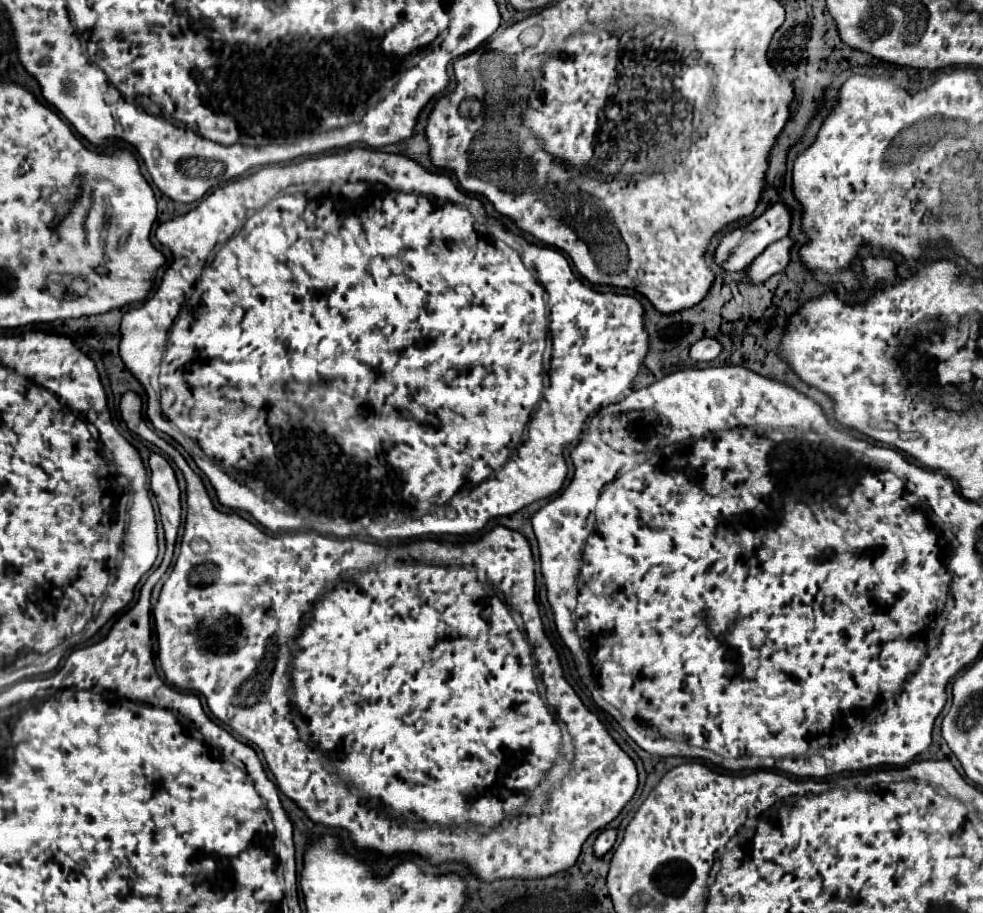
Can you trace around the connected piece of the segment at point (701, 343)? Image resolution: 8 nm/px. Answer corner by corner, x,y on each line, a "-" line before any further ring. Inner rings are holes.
702,338
696,344
692,344
690,358
698,362
710,362
720,354
720,350
722,350
720,342
716,342
714,338

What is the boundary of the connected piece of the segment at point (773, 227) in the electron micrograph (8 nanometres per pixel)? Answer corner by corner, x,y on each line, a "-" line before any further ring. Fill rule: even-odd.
776,202
748,226
750,234
736,230
724,236
716,248
716,262
726,270
744,270
768,244
788,236
790,226
790,208
784,202

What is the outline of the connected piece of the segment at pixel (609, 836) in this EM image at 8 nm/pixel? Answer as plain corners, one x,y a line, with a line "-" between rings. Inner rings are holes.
604,830
594,842
594,854
602,858
614,846
614,842
616,842
616,830

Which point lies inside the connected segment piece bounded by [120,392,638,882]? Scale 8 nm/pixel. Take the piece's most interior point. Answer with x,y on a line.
453,730

